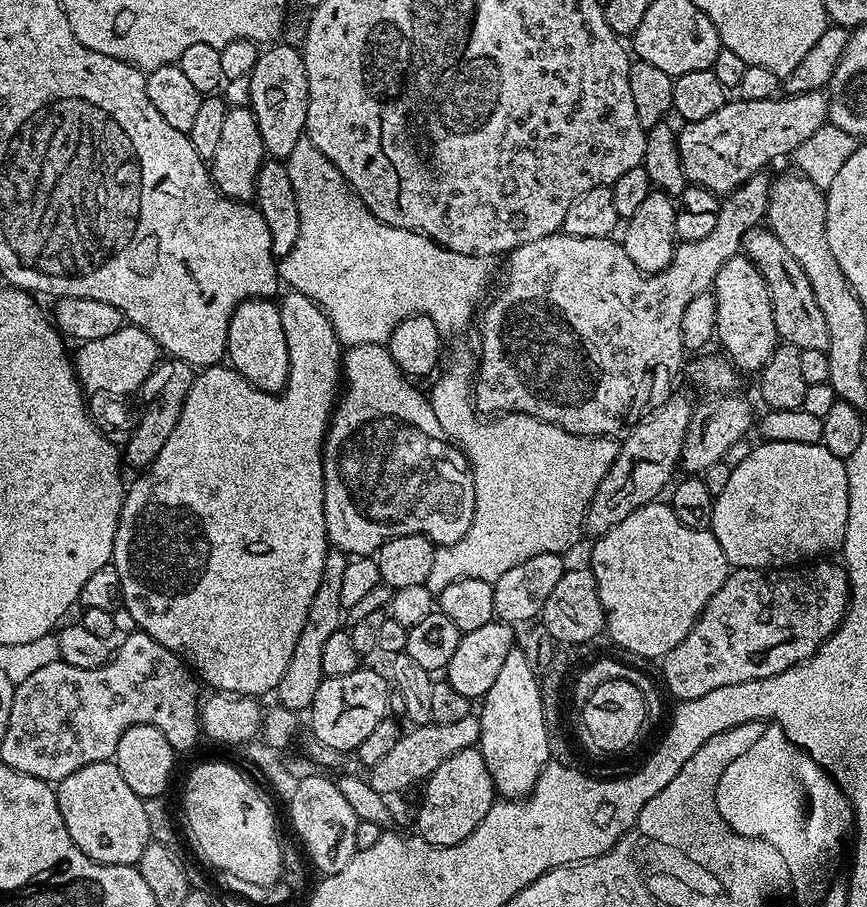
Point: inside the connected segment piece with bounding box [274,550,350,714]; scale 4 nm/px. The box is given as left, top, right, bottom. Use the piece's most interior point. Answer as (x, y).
(296, 689)

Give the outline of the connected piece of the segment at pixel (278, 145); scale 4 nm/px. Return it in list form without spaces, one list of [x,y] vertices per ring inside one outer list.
[[[276,42],[261,51],[250,76],[250,107],[258,118],[258,130],[262,130],[265,153],[272,158],[287,158],[305,135],[308,109],[308,79],[299,47]]]

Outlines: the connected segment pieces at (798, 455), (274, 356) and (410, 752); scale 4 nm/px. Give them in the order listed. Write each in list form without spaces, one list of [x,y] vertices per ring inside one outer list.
[[[760,442],[753,447],[748,458],[743,459],[738,466],[732,468],[730,482],[722,489],[712,501],[712,522],[710,531],[714,538],[718,538],[718,546],[722,546],[722,554],[726,554],[729,565],[732,568],[787,568],[799,566],[813,558],[823,557],[841,547],[846,534],[846,522],[848,521],[848,465],[839,460],[830,450],[826,450],[823,444],[807,444],[806,442]]]
[[[275,299],[244,300],[230,318],[226,360],[255,388],[263,392],[283,391],[290,374],[290,354],[282,330],[280,306]]]
[[[473,714],[462,718],[459,722],[449,724],[421,724],[411,729],[413,732],[405,731],[398,742],[394,742],[394,750],[379,759],[377,764],[371,765],[370,774],[366,779],[370,786],[378,794],[392,798],[395,792],[402,792],[411,784],[419,785],[427,780],[450,754],[458,754],[458,750],[473,747],[480,738],[480,717]]]

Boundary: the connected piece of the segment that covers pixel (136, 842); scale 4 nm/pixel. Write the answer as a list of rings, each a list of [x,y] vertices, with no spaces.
[[[103,760],[94,762],[90,766],[82,766],[82,770],[74,770],[74,774],[59,781],[55,785],[55,790],[62,822],[66,822],[66,830],[70,830],[70,838],[74,838],[82,854],[98,861],[99,864],[139,865],[142,850],[146,850],[146,846],[150,843],[152,831],[146,822],[144,800],[138,794],[134,794],[130,786],[126,786],[126,778],[122,778],[115,762]]]

